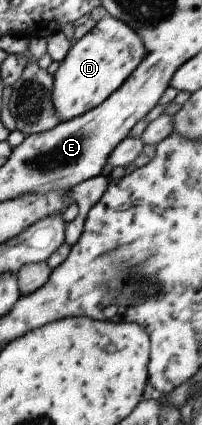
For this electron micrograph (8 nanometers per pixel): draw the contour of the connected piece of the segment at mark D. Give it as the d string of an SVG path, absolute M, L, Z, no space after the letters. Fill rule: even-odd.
M109 16L96 22L90 31L70 45L52 74L50 99L56 118L68 121L100 105L130 76L144 54L145 49L130 26Z

